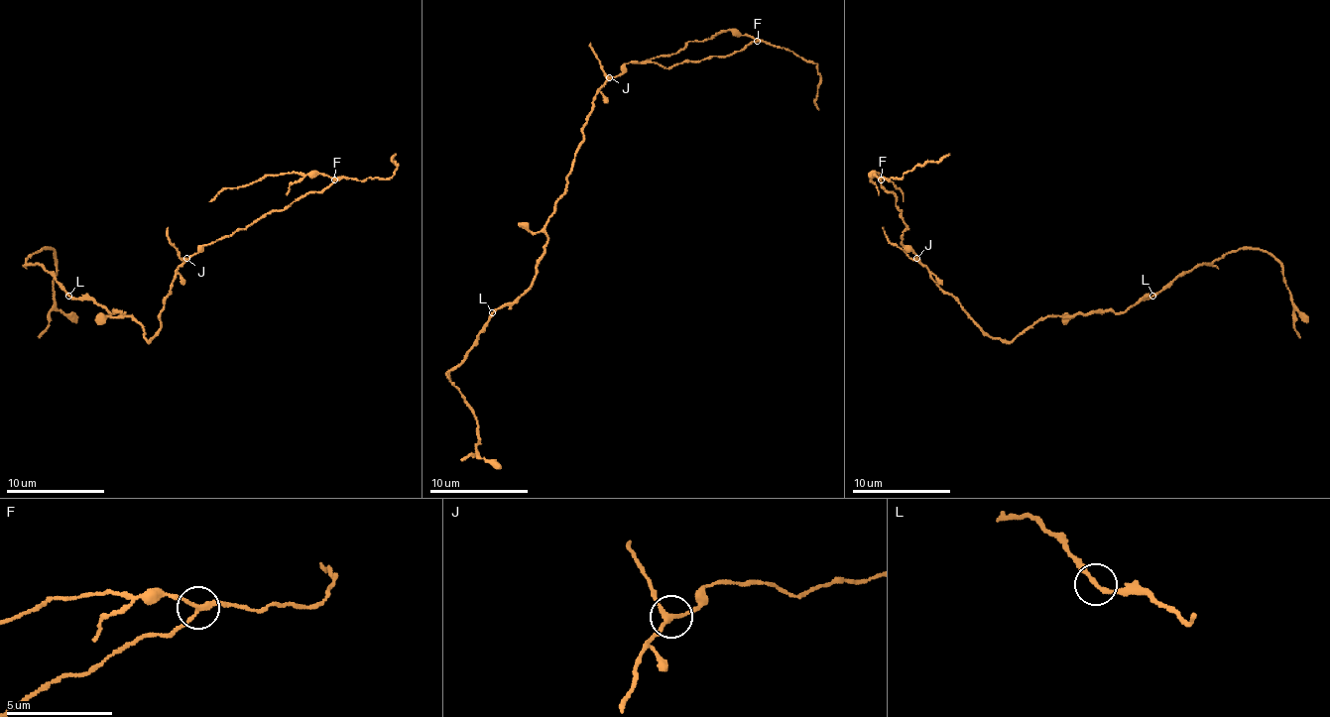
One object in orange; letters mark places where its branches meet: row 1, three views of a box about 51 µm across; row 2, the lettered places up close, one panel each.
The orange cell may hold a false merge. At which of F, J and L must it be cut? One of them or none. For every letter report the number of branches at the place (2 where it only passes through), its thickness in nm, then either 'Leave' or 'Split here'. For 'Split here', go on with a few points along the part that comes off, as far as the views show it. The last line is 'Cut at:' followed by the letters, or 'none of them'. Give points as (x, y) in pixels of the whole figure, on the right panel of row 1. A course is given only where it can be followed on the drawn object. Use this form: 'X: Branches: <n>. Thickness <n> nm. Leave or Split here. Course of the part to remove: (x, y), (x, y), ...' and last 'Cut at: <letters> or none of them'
F: Branches: 3. Thickness 170 nm. Split here. Course of the part to remove: (880, 179), (870, 173), (883, 175), (898, 187), (903, 201)
J: Branches: 3. Thickness 200 nm. Leave
L: Branches: 2. Thickness 180 nm. Leave
Cut at: F

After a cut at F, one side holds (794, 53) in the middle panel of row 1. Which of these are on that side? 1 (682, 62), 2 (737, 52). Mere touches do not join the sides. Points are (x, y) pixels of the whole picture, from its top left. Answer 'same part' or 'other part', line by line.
1: other part
2: other part

